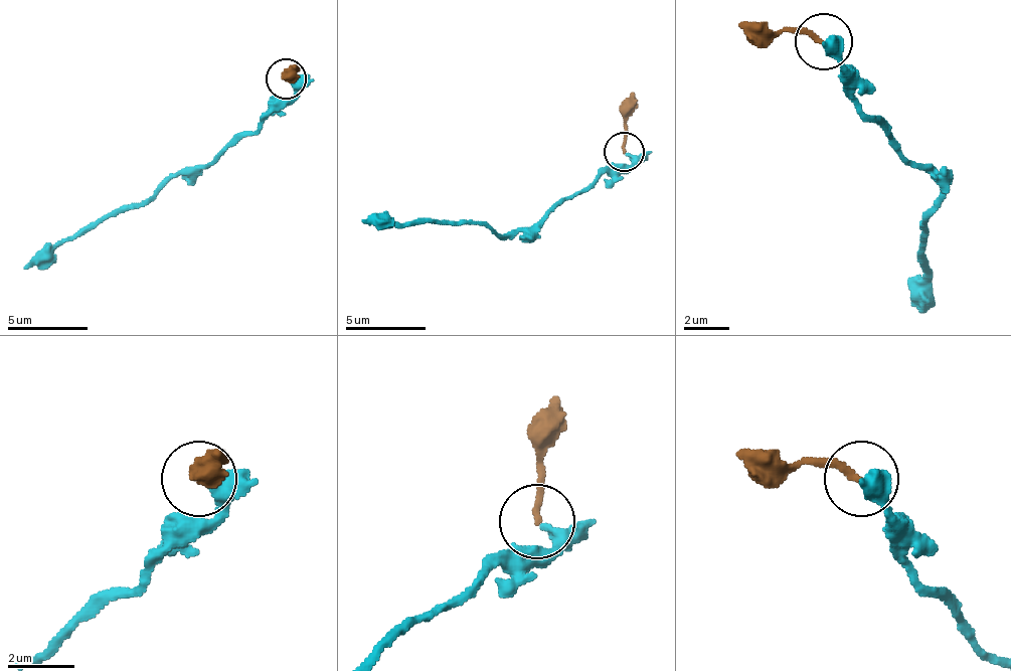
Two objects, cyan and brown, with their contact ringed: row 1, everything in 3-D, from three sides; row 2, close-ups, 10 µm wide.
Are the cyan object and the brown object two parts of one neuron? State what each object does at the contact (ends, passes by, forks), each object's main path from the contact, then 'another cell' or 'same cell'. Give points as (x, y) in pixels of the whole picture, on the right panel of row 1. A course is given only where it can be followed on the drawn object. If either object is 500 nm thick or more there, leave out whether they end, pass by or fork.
cyan passes by; brown ends there; cyan runs (828, 40), (845, 62), (845, 92), (942, 188), (924, 210), (918, 313); brown runs (822, 40), (748, 29), (736, 23); same cell

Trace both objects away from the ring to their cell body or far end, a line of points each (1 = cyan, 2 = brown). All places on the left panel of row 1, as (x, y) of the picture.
1: (289, 77), (293, 94), (273, 114), (192, 173), (165, 181), (149, 197), (89, 221), (24, 270)
2: (285, 77), (289, 69), (297, 65)

